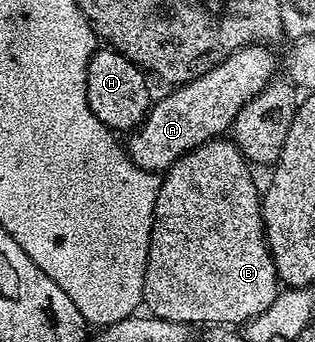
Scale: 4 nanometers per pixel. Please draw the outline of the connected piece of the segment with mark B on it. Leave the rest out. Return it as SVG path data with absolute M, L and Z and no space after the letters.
M218 138L209 140L206 144L200 144L195 150L191 150L186 156L180 156L175 163L164 173L159 198L155 202L155 218L151 230L151 242L147 254L147 270L145 271L145 285L143 286L143 304L152 315L167 322L179 322L190 326L212 326L214 324L228 324L230 326L245 326L257 316L263 314L273 302L279 291L277 279L277 267L273 256L269 253L269 243L265 241L265 219L261 216L262 193L257 192L257 184L253 181L251 165L245 155L232 139Z

